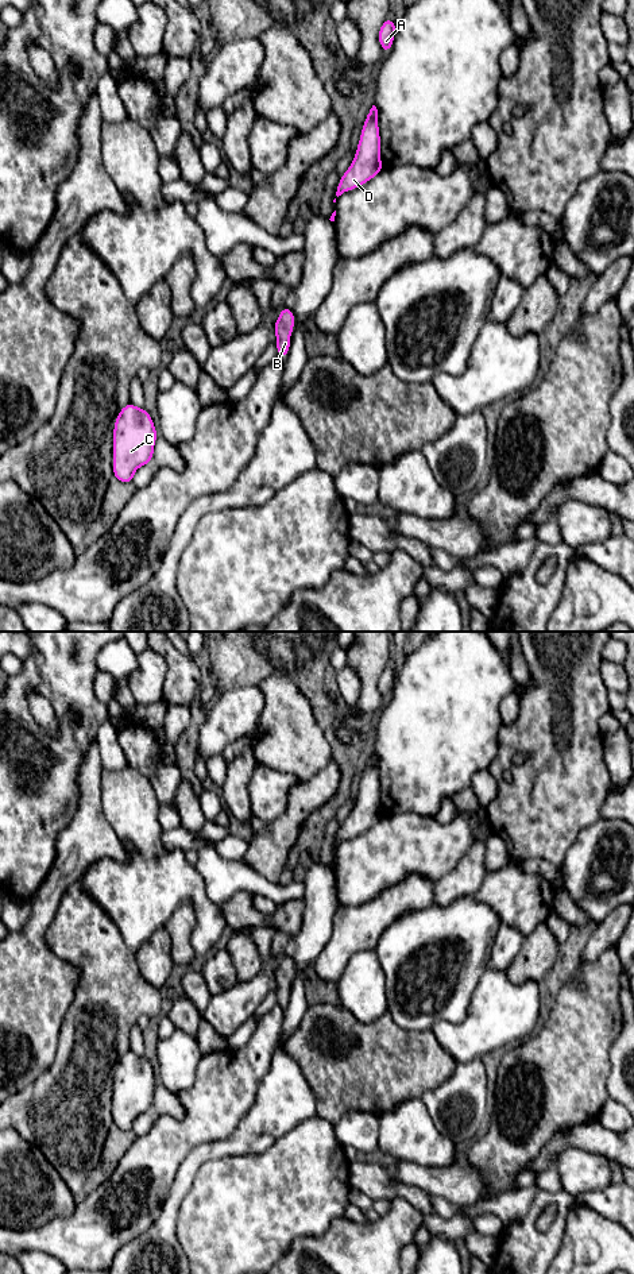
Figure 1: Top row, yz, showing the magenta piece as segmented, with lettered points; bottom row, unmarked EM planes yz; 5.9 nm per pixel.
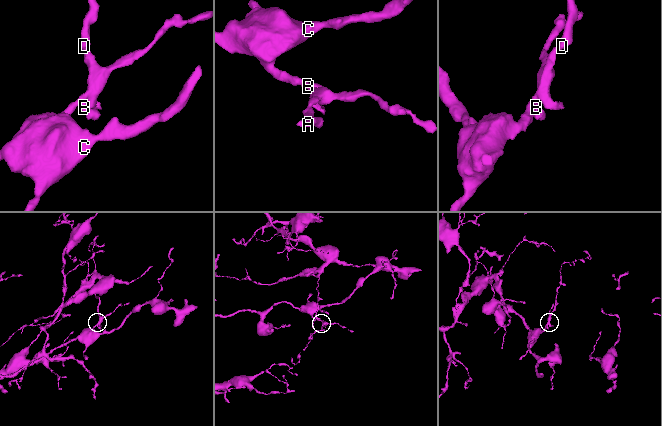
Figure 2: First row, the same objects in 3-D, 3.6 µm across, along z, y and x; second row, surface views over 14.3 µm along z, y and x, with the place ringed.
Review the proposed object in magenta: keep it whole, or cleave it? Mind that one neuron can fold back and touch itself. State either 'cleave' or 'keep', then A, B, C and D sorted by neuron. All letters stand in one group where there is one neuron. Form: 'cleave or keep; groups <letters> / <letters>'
keep; groups A B C D

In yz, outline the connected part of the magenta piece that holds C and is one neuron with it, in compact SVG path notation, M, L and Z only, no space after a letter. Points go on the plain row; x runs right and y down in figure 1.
M127 1051L117 1062L113 1076L113 1124L132 1131L135 1119L148 1112L158 1081L150 1061Z

